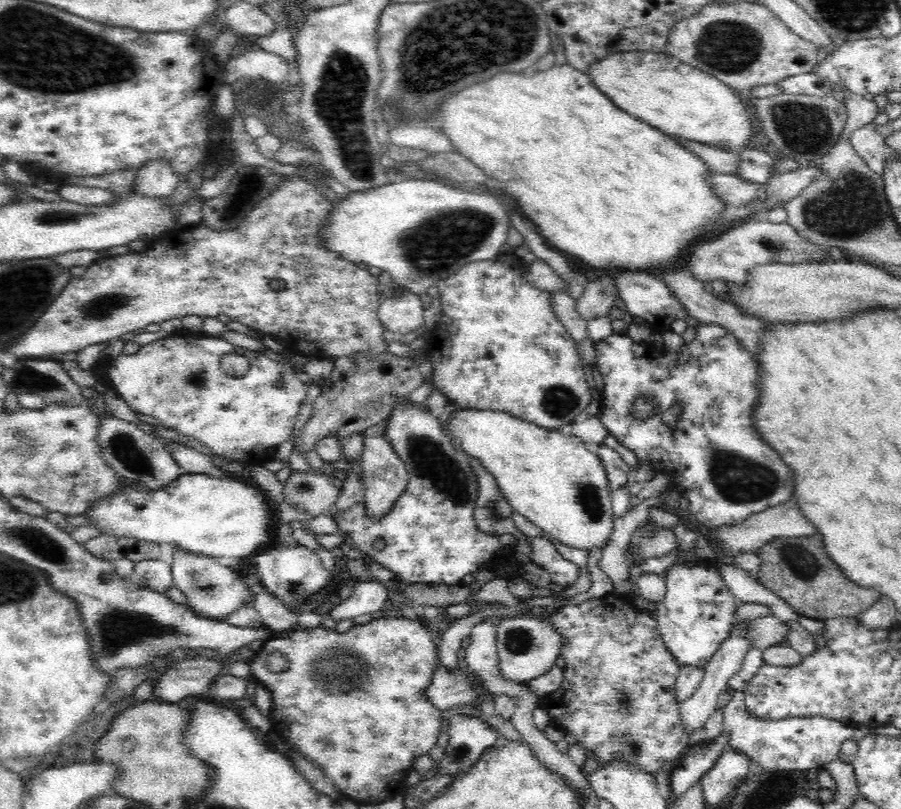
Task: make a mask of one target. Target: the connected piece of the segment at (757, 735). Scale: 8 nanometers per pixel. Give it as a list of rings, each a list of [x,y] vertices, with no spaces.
[[[743,690],[734,691],[732,698],[723,709],[723,735],[730,738],[729,749],[750,757],[766,770],[823,769],[830,762],[839,759],[842,744],[853,737],[855,729],[852,724],[823,716],[758,719],[748,712]]]

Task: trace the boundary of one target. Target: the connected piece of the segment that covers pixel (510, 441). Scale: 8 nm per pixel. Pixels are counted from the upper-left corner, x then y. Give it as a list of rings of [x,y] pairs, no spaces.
[[[455,407],[450,422],[443,426],[460,451],[480,460],[482,467],[494,476],[513,510],[541,527],[552,540],[580,550],[592,550],[594,546],[604,549],[612,536],[615,516],[612,513],[610,481],[604,463],[593,447],[566,431],[547,429],[497,410]]]

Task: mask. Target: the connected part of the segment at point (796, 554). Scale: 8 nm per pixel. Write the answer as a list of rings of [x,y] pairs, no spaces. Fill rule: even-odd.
[[[818,533],[798,538],[774,538],[756,554],[762,564],[755,576],[802,616],[820,621],[836,616],[857,616],[883,597],[875,589],[858,586],[846,578],[838,564],[826,554],[822,535]]]

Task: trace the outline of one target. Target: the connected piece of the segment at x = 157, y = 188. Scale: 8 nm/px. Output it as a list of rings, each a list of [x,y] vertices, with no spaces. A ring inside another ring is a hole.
[[[150,160],[136,170],[133,188],[142,196],[168,198],[178,188],[181,177],[167,163],[167,160]]]

